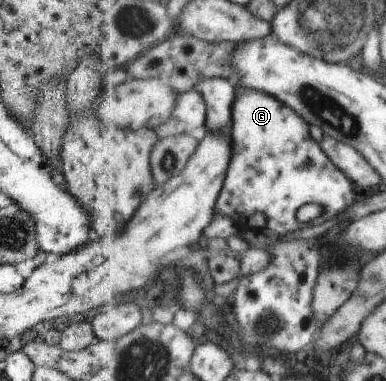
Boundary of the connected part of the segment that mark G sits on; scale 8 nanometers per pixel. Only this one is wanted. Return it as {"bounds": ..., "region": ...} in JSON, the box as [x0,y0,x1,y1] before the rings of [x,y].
{"bounds":[216,88,361,234],"region":[[[236,88],[232,161],[216,208],[235,221],[241,234],[248,230],[291,234],[303,226],[297,220],[301,206],[318,204],[323,210],[321,220],[327,222],[361,198],[356,183],[311,138],[310,124],[296,110],[265,91]]]}

